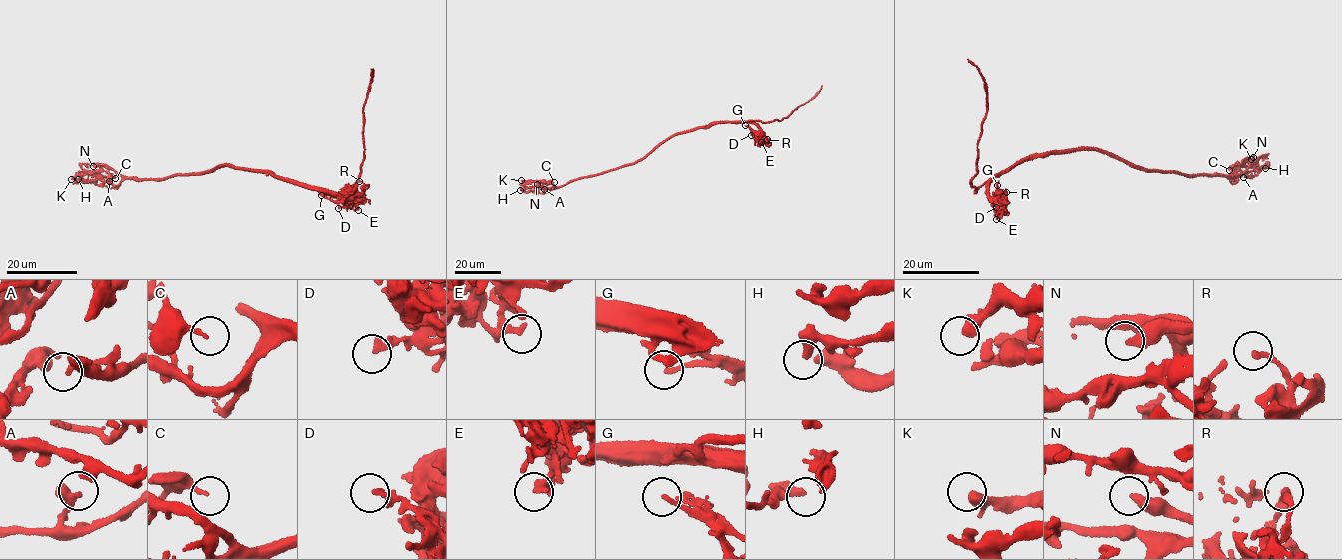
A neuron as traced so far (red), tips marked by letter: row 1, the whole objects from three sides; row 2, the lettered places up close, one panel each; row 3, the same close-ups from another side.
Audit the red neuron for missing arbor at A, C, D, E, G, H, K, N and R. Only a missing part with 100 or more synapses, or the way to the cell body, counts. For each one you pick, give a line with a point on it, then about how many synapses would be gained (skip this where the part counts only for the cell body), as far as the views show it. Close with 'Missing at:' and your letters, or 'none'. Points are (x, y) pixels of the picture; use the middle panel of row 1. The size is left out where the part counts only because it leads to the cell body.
Missing at: none

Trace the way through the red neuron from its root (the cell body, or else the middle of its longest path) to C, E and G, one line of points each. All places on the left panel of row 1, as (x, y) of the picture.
C: (252, 170), (226, 164), (210, 171), (161, 179), (125, 178), (115, 185), (100, 172), (115, 178)
E: (252, 170), (335, 193), (346, 202), (355, 203), (358, 210)
G: (252, 170), (308, 185), (344, 199), (334, 195), (321, 195)

